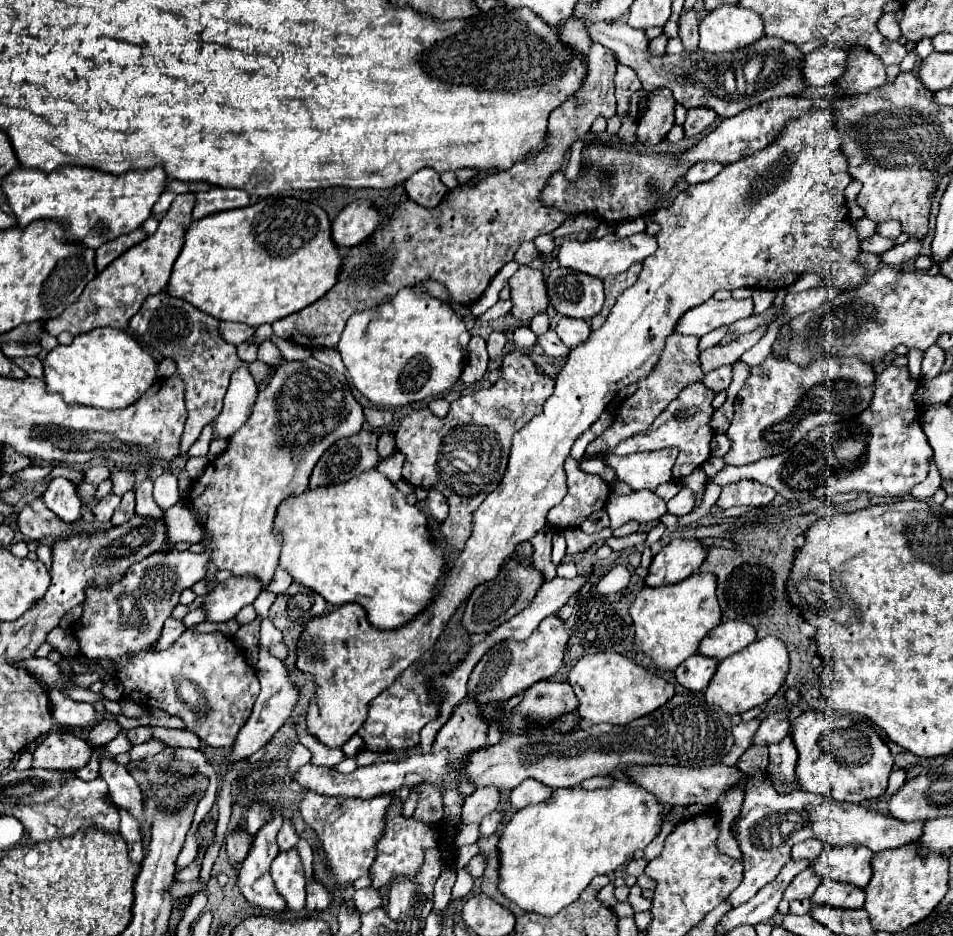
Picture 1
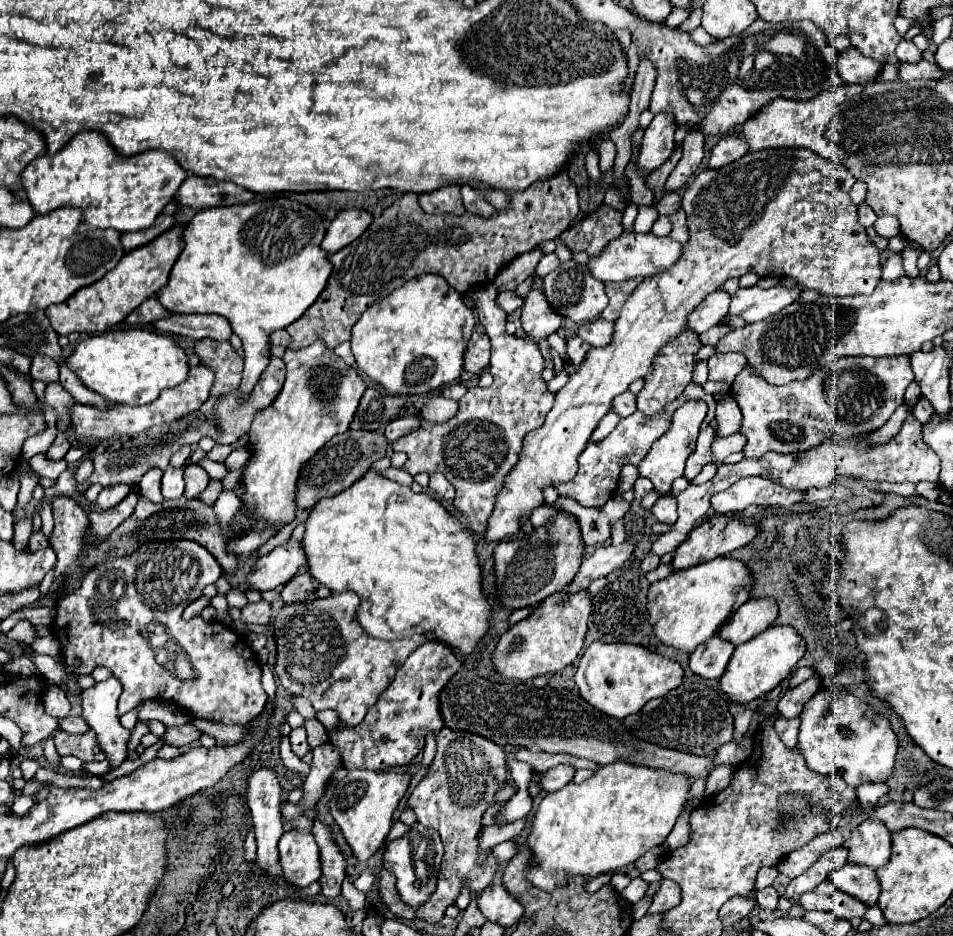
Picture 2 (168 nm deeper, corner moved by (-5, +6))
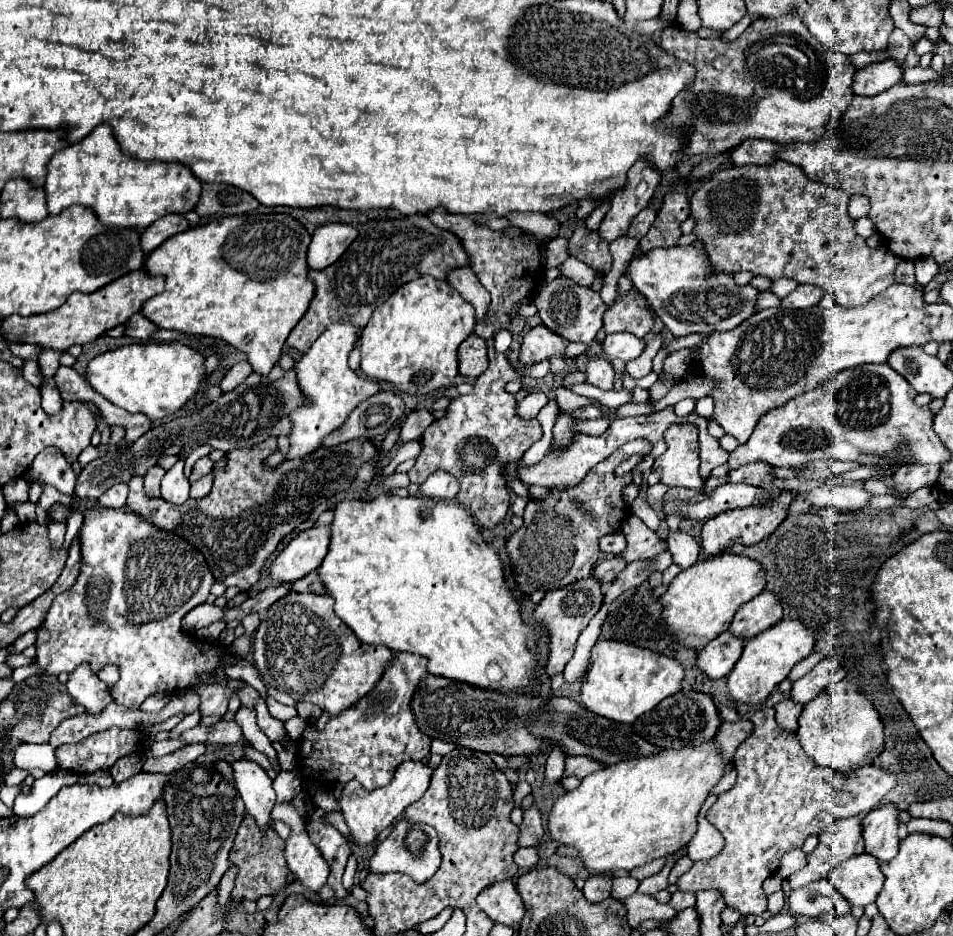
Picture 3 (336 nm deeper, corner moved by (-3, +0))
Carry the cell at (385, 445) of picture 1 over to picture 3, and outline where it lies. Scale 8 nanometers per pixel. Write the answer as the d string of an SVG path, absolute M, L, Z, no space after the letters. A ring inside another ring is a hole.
M421 408L421 410L413 410L405 422L403 422L403 428L401 428L401 442L409 442L409 440L417 440L423 436L423 432L427 430L427 426L435 420L435 416Z

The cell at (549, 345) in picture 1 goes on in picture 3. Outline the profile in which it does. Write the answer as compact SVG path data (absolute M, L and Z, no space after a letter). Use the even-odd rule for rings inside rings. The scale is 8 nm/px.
M599 356L595 358L589 358L585 362L585 368L587 368L587 378L593 386L601 388L601 390L613 390L613 380L615 380L615 372L611 368L611 364Z

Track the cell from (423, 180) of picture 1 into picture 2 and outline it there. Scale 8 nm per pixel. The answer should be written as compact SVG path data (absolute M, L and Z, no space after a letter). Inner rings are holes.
M447 184L433 192L423 192L419 194L419 206L425 212L463 212L459 186Z

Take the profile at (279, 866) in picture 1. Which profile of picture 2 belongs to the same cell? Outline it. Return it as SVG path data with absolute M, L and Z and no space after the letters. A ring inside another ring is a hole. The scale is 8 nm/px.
M289 830L279 840L279 864L283 878L293 886L309 886L319 880L319 848L311 834Z

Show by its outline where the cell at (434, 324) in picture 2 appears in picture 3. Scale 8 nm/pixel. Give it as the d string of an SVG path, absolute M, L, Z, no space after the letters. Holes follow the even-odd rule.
M415 278L375 308L361 334L361 370L371 380L391 382L403 394L429 394L439 390L453 382L457 368L459 374L477 378L487 370L487 346L483 338L471 334L473 326L475 308L447 280Z

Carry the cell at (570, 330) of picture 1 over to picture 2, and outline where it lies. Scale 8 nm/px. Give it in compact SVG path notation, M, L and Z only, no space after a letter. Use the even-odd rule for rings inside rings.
M597 318L591 324L577 326L577 336L591 346L605 346L611 334L613 334L613 322L605 322L603 318Z

